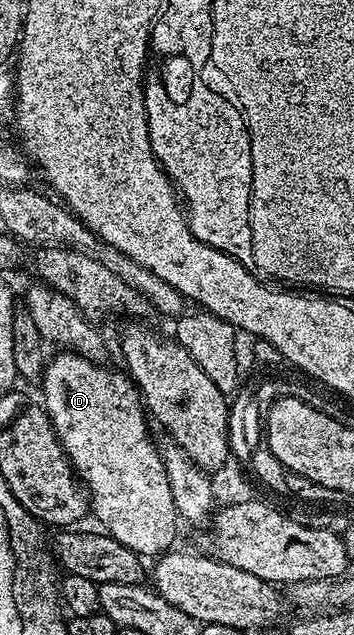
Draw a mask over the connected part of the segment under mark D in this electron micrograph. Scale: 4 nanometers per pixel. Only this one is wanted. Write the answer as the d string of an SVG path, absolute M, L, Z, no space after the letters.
M65 350L59 351L58 356L49 357L48 363L45 365L40 381L42 387L41 403L46 409L46 413L50 416L52 426L56 430L58 440L62 444L62 451L66 457L70 459L70 465L78 473L79 481L88 489L88 504L92 509L92 516L99 520L101 527L107 536L116 538L116 542L120 542L124 546L128 546L128 550L137 552L143 558L157 558L175 547L174 539L178 536L178 524L180 525L180 517L176 510L176 502L172 498L172 486L168 486L168 474L164 470L164 462L162 461L162 453L159 445L154 445L154 440L150 437L150 428L146 425L148 421L148 413L142 403L141 395L137 388L134 387L134 381L130 379L125 371L113 372L110 368L105 368L105 363L95 362L84 358L75 352Z

